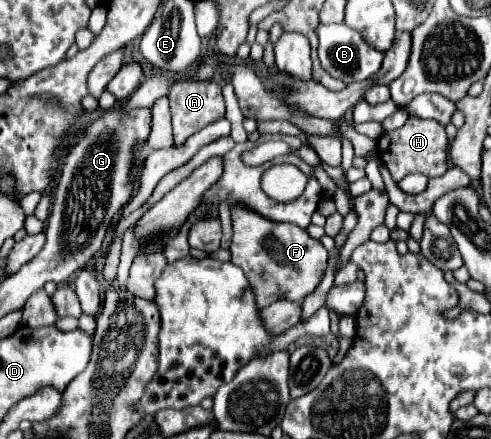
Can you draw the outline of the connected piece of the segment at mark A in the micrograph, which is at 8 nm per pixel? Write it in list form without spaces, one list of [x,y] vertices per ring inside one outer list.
[[[176,82],[168,94],[174,126],[174,146],[182,146],[194,132],[224,118],[222,88],[216,82]]]

